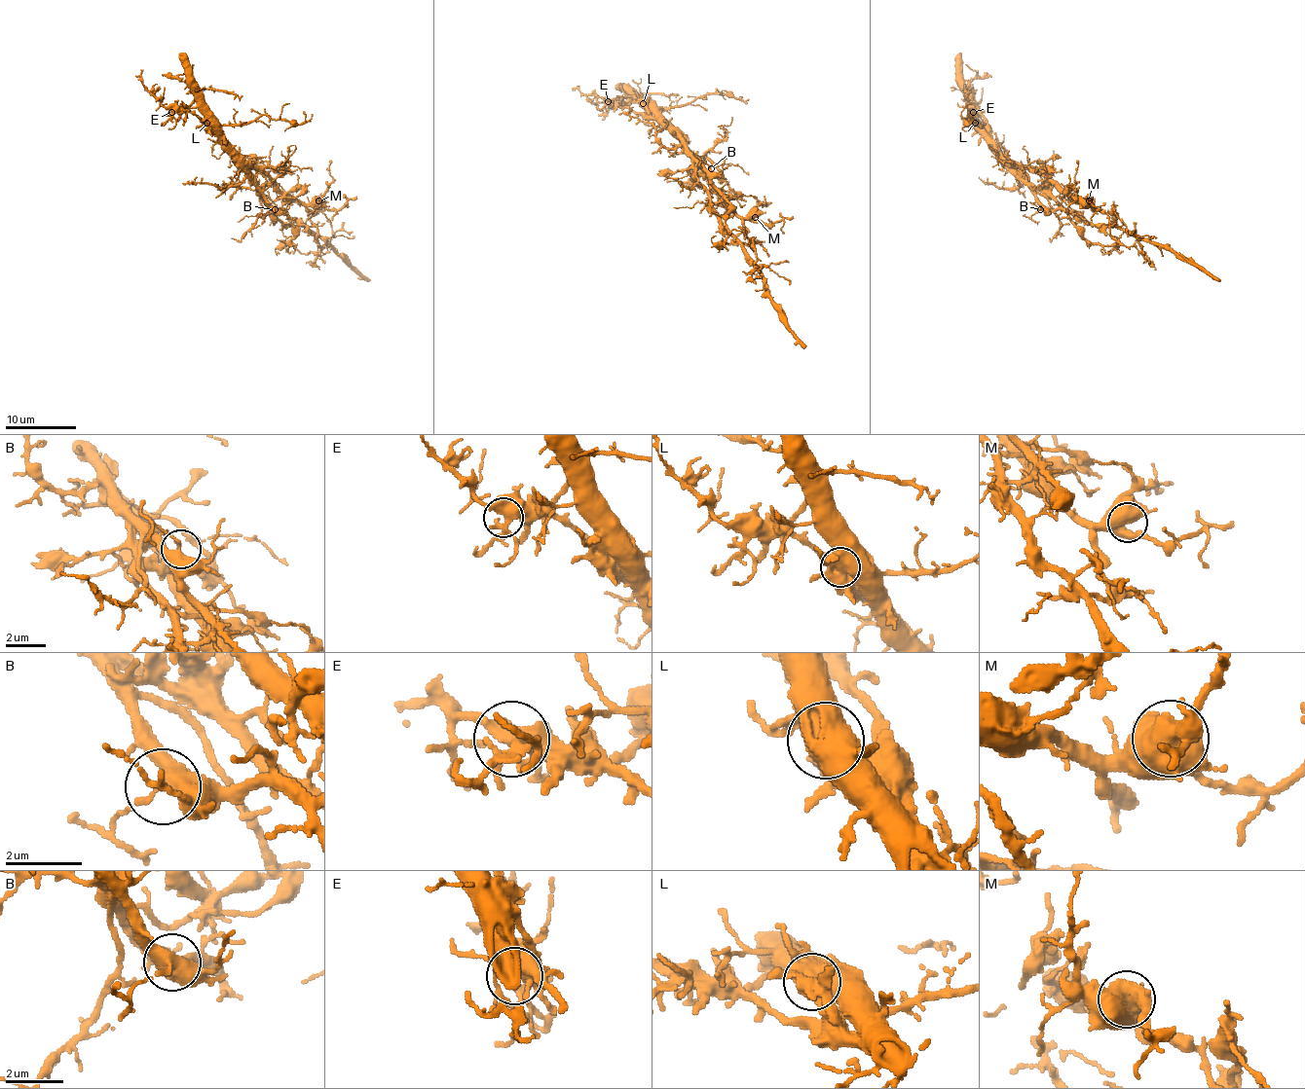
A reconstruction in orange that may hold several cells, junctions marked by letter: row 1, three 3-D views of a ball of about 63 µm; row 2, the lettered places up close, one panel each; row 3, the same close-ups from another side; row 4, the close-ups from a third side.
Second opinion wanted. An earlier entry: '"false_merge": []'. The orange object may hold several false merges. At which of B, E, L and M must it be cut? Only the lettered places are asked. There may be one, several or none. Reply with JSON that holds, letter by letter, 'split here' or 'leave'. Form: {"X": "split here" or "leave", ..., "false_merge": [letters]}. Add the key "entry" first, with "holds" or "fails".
{"entry": "fails", "B": "leave", "E": "leave", "L": "split here", "M": "leave", "false_merge": ["L"]}

